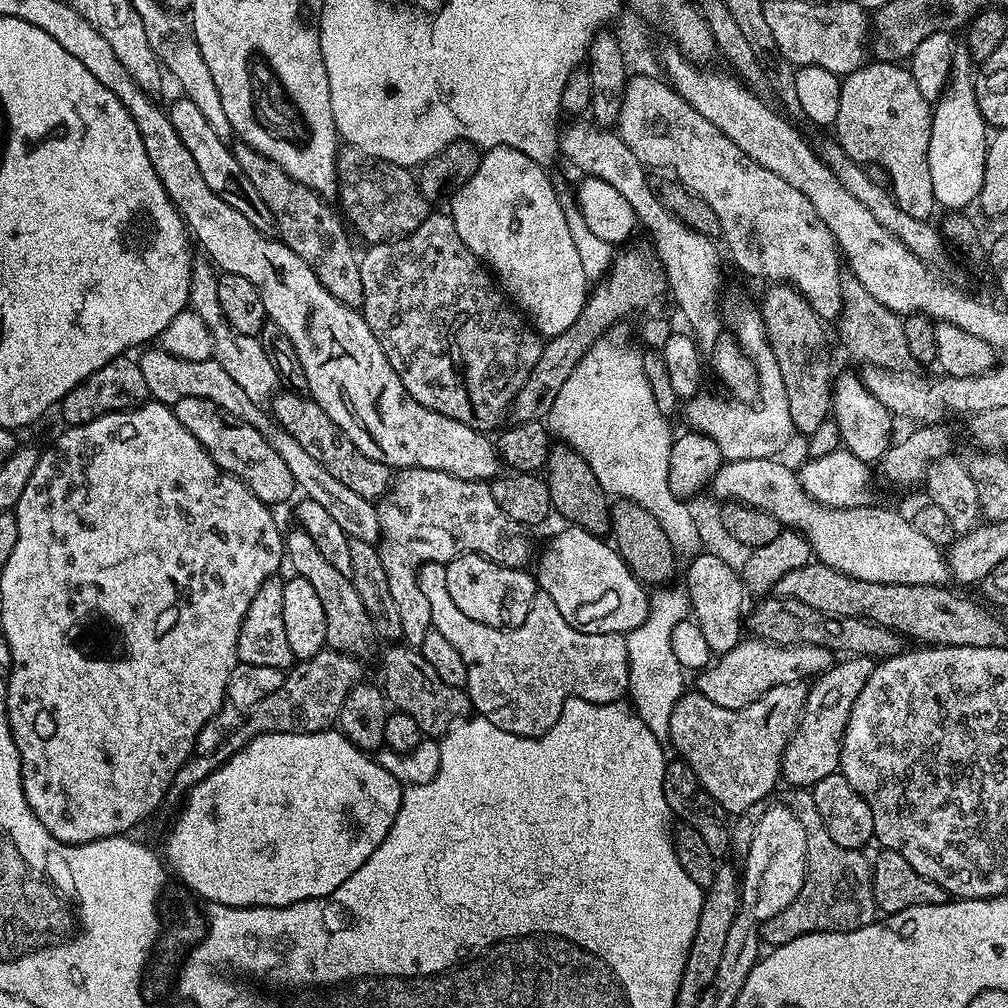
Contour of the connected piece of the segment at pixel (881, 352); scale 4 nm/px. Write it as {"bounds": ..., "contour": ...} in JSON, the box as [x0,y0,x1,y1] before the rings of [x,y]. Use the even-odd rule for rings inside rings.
{"bounds":[838,278,912,370],"contour":[[[848,278],[842,284],[842,307],[838,317],[840,324],[840,340],[848,347],[848,352],[852,356],[857,356],[861,360],[861,365],[874,368],[885,368],[887,370],[904,370],[912,360],[912,348],[908,345],[908,336],[904,333],[905,321],[898,313],[890,311],[873,298],[866,289],[861,286],[856,279]]]}

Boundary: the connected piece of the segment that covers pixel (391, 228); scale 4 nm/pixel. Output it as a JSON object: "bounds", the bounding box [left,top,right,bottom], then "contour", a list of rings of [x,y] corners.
{"bounds":[336,146,430,245],"contour":[[[344,146],[337,151],[336,182],[340,204],[344,207],[343,215],[350,224],[352,219],[351,227],[356,227],[369,245],[401,240],[418,230],[430,215],[430,201],[422,194],[417,177],[409,169],[363,156],[357,148]]]}

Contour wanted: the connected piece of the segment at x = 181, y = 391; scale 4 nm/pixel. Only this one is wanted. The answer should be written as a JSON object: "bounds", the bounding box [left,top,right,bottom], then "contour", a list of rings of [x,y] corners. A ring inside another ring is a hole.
{"bounds":[138,346,380,543],"contour":[[[159,346],[145,347],[140,354],[138,363],[142,370],[142,378],[153,401],[171,406],[182,398],[206,398],[214,402],[214,406],[242,418],[242,422],[254,426],[254,430],[258,430],[258,434],[262,434],[262,438],[266,438],[266,442],[270,442],[270,446],[278,450],[278,458],[286,462],[297,489],[301,493],[304,491],[303,495],[307,499],[318,502],[318,506],[329,512],[334,517],[334,522],[338,522],[338,526],[346,530],[349,540],[377,543],[380,523],[376,514],[376,504],[362,498],[362,494],[354,494],[354,490],[348,489],[343,482],[338,482],[338,478],[334,478],[334,474],[330,474],[330,470],[326,470],[322,462],[310,458],[310,454],[306,454],[306,450],[302,450],[302,446],[298,446],[298,442],[294,442],[294,438],[290,438],[290,434],[286,434],[286,430],[280,427],[261,405],[250,402],[249,396],[242,391],[242,386],[238,386],[238,382],[234,382],[234,378],[230,378],[230,374],[226,374],[226,370],[222,370],[222,366],[214,358],[202,362],[186,362]]]}

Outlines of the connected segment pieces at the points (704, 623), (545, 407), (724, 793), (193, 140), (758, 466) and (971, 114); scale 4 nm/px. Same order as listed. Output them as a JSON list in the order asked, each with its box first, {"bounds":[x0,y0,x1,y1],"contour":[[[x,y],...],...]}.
[{"bounds":[686,552,746,654],"contour":[[[704,552],[696,556],[688,564],[688,588],[686,595],[690,605],[691,615],[695,624],[701,628],[701,633],[706,638],[706,643],[712,654],[729,652],[742,639],[742,617],[745,615],[744,596],[746,585],[741,573],[736,572],[720,556],[712,552]]]},{"bounds":[510,247,666,423],"contour":[[[647,247],[627,248],[620,250],[625,252],[615,253],[612,267],[591,289],[582,314],[578,314],[578,322],[574,322],[570,330],[562,330],[562,334],[551,337],[541,347],[538,362],[534,362],[530,374],[521,382],[520,389],[516,391],[516,397],[512,400],[510,416],[515,423],[543,421],[547,418],[554,406],[554,398],[558,398],[558,390],[562,390],[566,378],[570,378],[574,366],[584,357],[589,346],[601,339],[607,333],[604,331],[614,327],[623,316],[648,308],[663,292],[665,295],[666,277],[659,258]]]},{"bounds":[668,682,809,814],"contour":[[[801,682],[798,684],[783,684],[782,686],[774,686],[774,690],[766,690],[766,694],[762,694],[762,698],[758,698],[754,702],[750,702],[745,708],[723,708],[715,702],[710,702],[710,698],[706,698],[700,692],[695,690],[685,691],[680,697],[680,701],[674,706],[674,714],[670,714],[670,734],[668,740],[670,744],[676,747],[675,755],[681,760],[685,760],[690,766],[690,770],[694,770],[694,774],[698,774],[698,782],[702,782],[702,786],[710,794],[710,798],[718,801],[724,811],[729,814],[741,814],[747,812],[748,809],[756,804],[764,804],[767,796],[776,788],[776,783],[781,783],[780,763],[782,762],[782,754],[786,750],[786,746],[790,742],[790,738],[794,734],[794,730],[800,721],[800,715],[804,709],[804,703],[808,697],[809,685]]]},{"bounds":[166,98,276,236],"contour":[[[186,98],[179,99],[172,105],[167,105],[166,111],[174,130],[178,130],[178,138],[182,138],[186,150],[194,154],[194,162],[198,162],[198,174],[202,174],[206,186],[210,186],[210,190],[214,190],[214,194],[218,194],[218,198],[222,198],[226,206],[231,206],[233,210],[238,210],[238,214],[243,214],[250,221],[250,226],[254,226],[254,230],[267,236],[273,235],[276,223],[270,214],[270,206],[262,202],[250,178],[242,174],[242,166],[238,166],[238,158],[234,158],[231,147],[224,144],[222,138],[218,138],[218,134],[214,134],[214,129],[206,122],[205,116],[198,111],[198,106],[194,106],[194,102]]]},{"bounds":[710,458,950,585],"contour":[[[746,458],[730,460],[720,465],[710,485],[710,492],[720,502],[735,502],[770,514],[785,529],[800,532],[812,547],[813,557],[819,563],[830,566],[850,578],[858,578],[862,582],[878,582],[879,584],[939,584],[947,585],[950,580],[948,561],[941,545],[930,542],[918,530],[914,530],[911,519],[907,515],[895,512],[892,508],[831,508],[819,504],[806,494],[800,485],[800,477],[780,461],[780,458]]]},{"bounds":[928,47,990,210],"contour":[[[953,47],[948,83],[932,110],[928,151],[930,182],[934,182],[934,198],[941,209],[964,210],[971,200],[973,203],[979,197],[989,139],[990,129],[976,105],[972,59],[968,56],[967,47]]]}]

